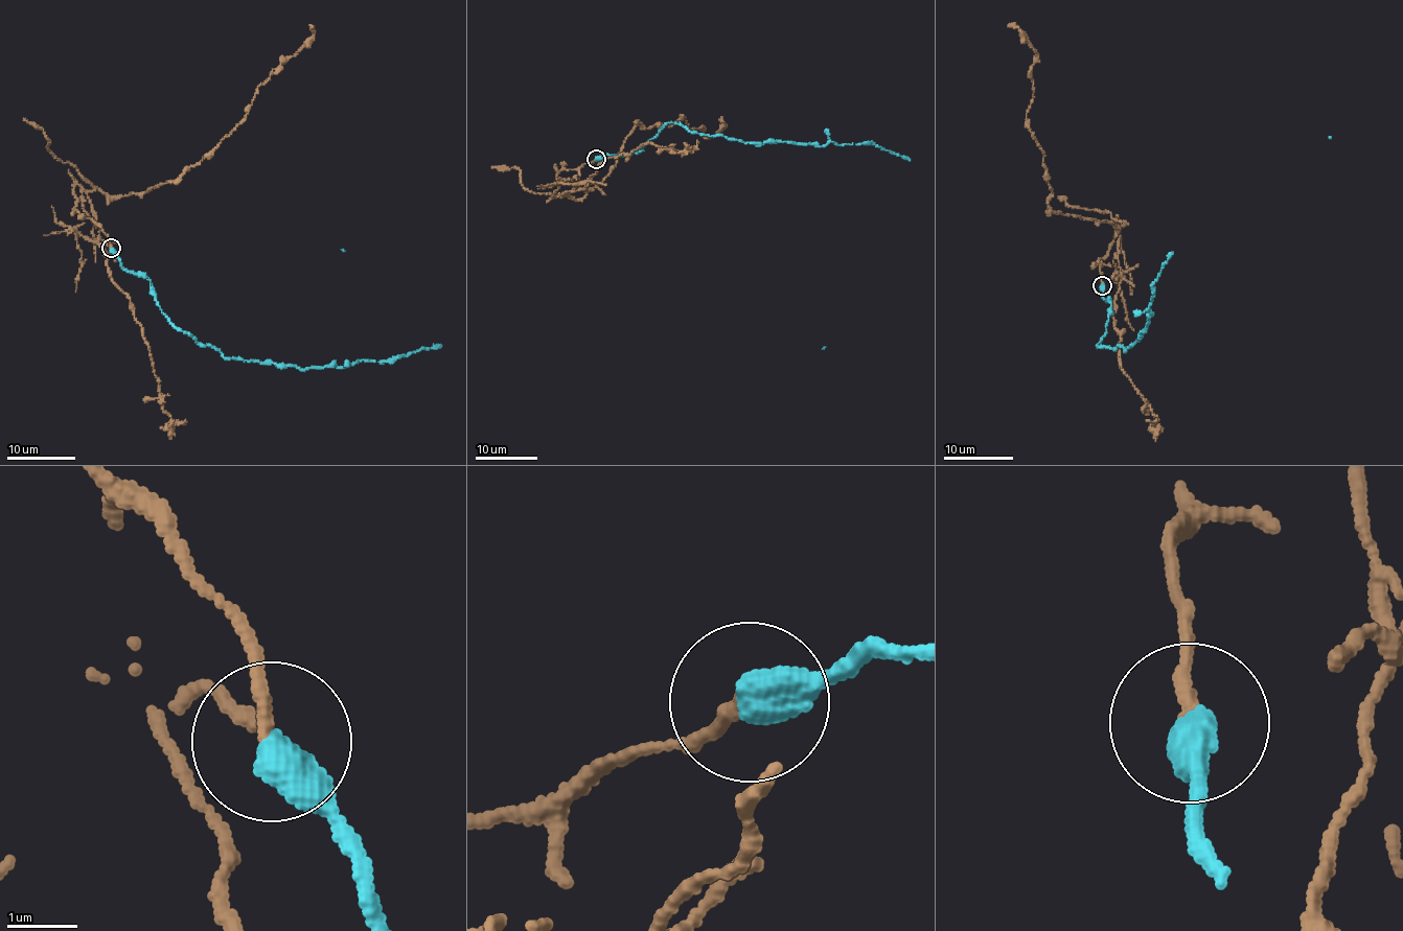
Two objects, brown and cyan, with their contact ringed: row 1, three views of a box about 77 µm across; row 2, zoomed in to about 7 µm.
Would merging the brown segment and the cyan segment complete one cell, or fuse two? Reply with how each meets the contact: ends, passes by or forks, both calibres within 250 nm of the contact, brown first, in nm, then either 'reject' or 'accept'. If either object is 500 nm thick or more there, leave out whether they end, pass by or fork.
calibres 200 and 550 nm; reject

